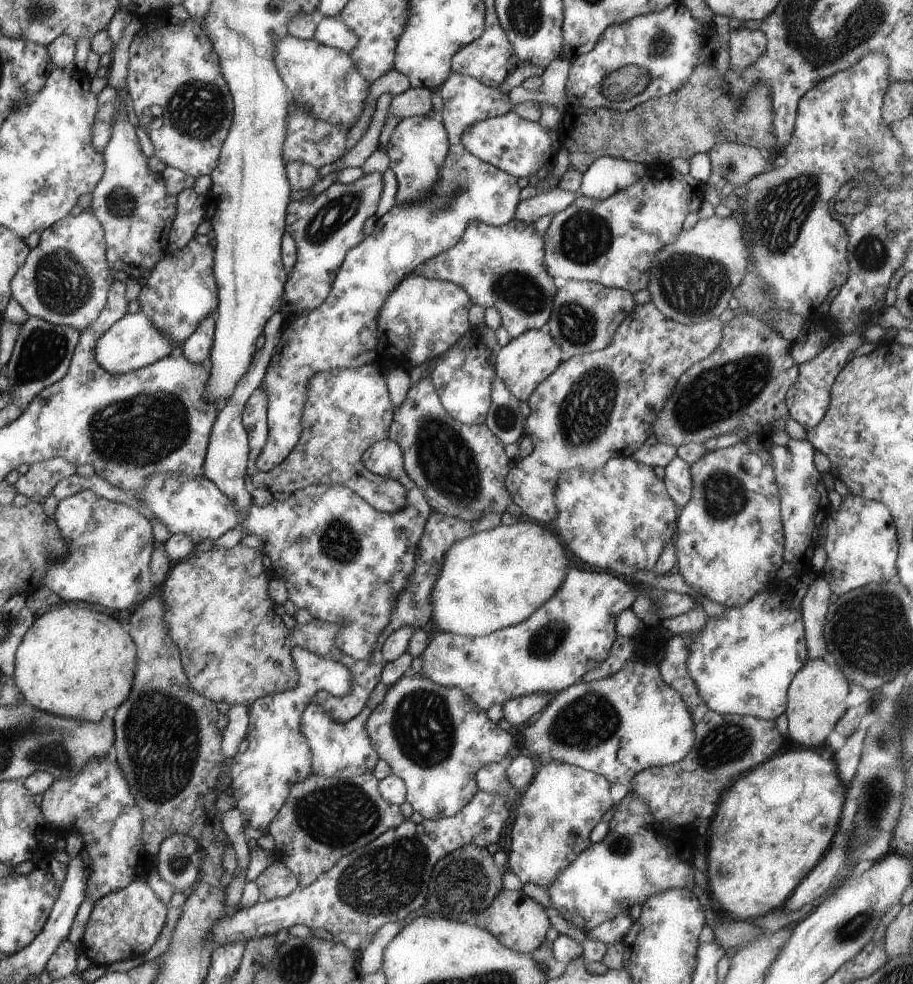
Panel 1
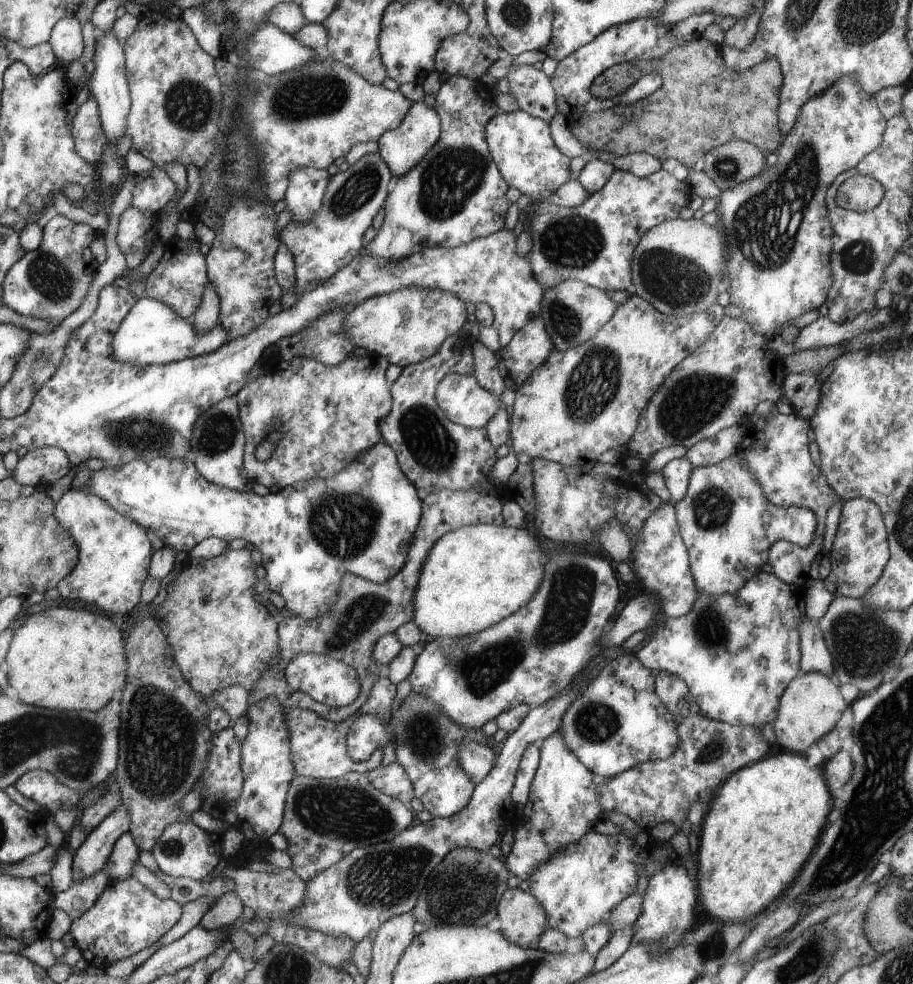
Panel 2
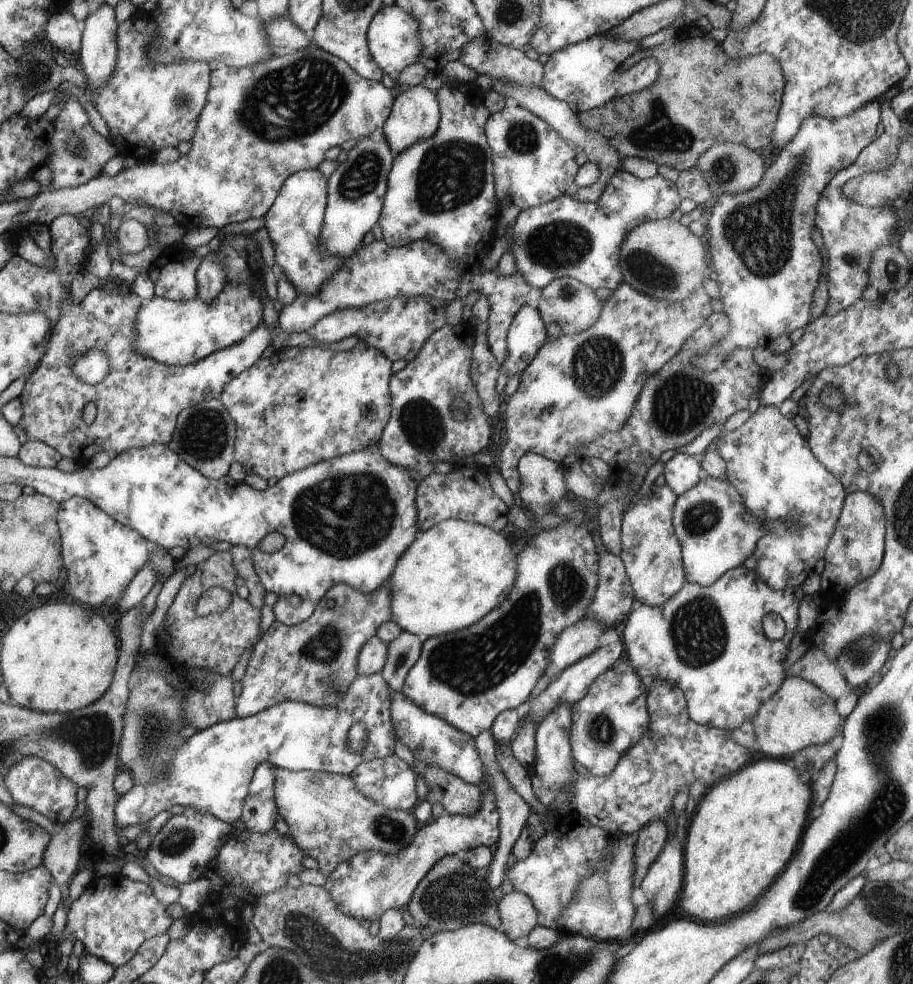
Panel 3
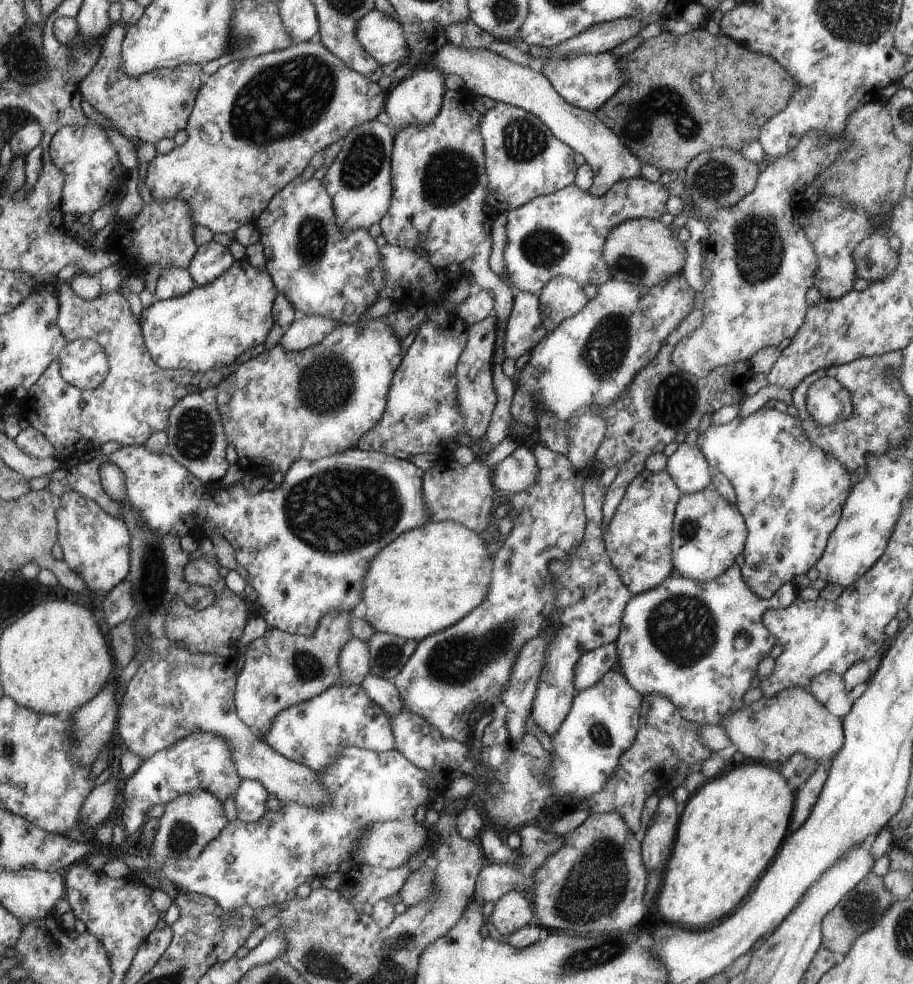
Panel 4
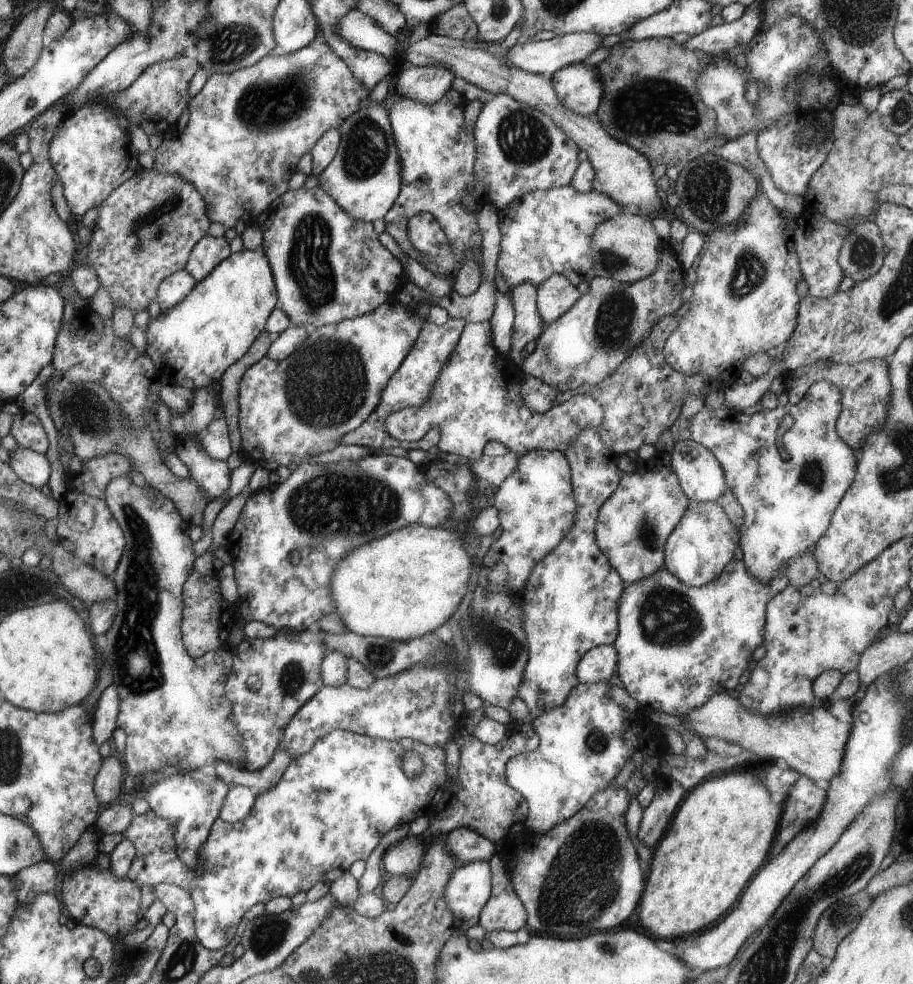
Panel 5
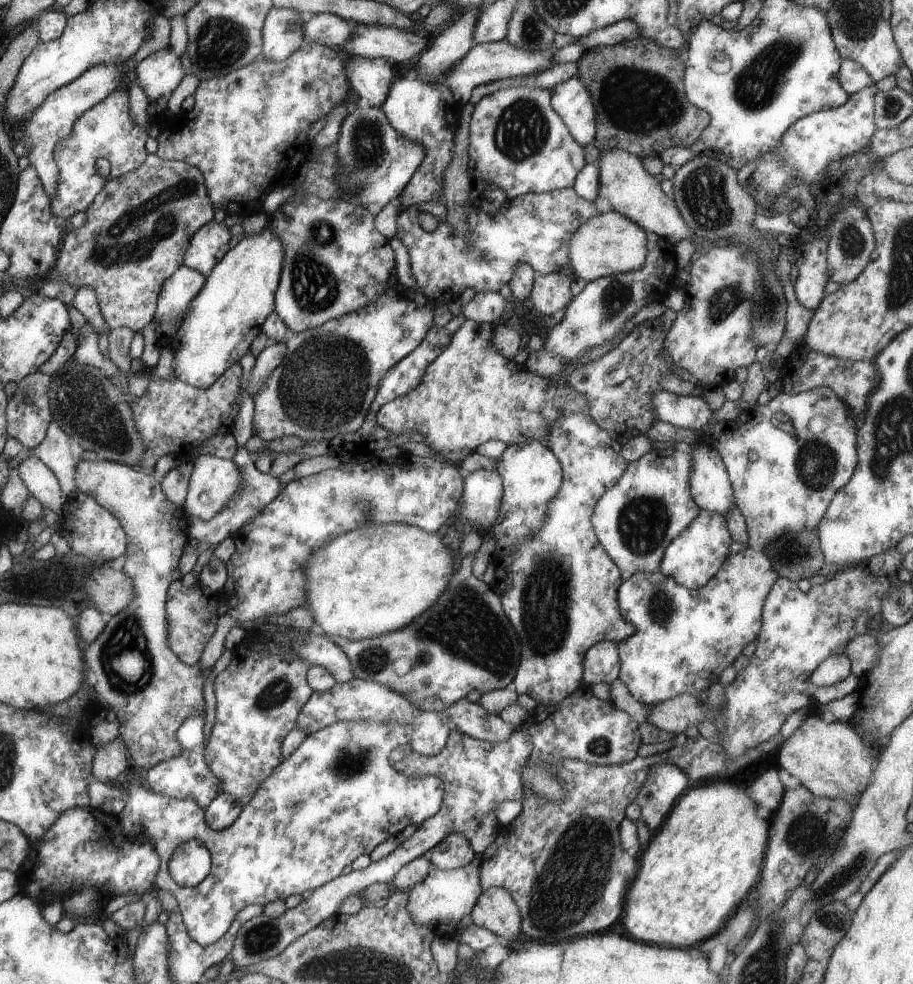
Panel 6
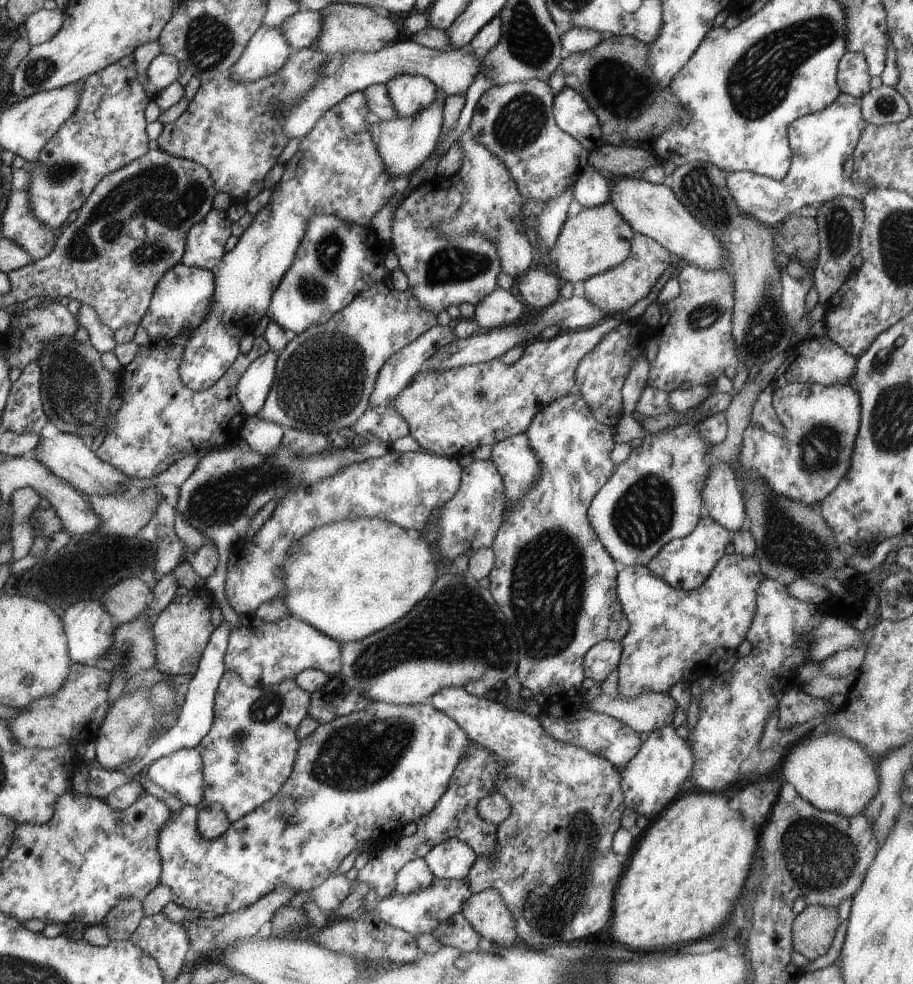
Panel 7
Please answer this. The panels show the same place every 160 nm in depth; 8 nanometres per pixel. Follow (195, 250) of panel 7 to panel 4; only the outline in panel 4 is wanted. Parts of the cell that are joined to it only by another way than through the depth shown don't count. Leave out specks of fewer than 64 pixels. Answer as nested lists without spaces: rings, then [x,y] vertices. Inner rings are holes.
[[[210,241],[199,247],[191,264],[188,265],[192,278],[198,287],[210,285],[222,277],[234,265],[234,256],[220,243]]]

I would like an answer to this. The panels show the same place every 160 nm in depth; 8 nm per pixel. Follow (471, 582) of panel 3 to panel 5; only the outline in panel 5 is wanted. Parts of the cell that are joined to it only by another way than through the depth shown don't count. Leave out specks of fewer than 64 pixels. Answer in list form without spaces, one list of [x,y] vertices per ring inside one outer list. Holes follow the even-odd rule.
[[[414,523],[352,550],[348,560],[339,563],[331,586],[336,613],[323,617],[315,627],[336,636],[352,632],[397,641],[419,639],[456,612],[473,575],[474,562],[458,534]]]

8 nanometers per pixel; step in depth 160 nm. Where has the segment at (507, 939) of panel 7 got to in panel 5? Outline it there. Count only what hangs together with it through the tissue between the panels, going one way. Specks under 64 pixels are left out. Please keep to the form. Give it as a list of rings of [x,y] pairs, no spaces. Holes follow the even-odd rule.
[[[493,862],[491,897],[484,905],[479,923],[486,932],[517,931],[528,921],[524,902],[511,882],[504,864]]]

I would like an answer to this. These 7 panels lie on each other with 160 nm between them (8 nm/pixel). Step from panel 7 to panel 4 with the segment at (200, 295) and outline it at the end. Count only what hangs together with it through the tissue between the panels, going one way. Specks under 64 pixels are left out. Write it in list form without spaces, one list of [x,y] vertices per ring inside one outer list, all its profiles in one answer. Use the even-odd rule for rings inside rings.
[[[173,266],[161,270],[154,292],[164,300],[187,295],[196,286],[188,269]]]

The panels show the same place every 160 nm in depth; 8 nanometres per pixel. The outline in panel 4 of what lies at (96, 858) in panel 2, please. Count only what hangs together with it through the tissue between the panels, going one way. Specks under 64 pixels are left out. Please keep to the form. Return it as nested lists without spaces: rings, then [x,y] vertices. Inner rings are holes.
[[[340,682],[322,694],[278,713],[262,738],[278,754],[291,761],[321,771],[334,765],[337,753],[349,745],[369,751],[395,750],[395,735],[391,719],[365,692],[361,684]],[[209,732],[192,733],[189,737],[176,741],[172,746],[159,750],[144,760],[137,771],[128,778],[122,788],[124,830],[127,835],[138,834],[152,806],[169,803],[193,790],[207,790],[224,803],[228,798],[235,796],[242,784],[240,781],[242,782],[242,778],[237,773],[231,757],[229,742],[224,737]]]

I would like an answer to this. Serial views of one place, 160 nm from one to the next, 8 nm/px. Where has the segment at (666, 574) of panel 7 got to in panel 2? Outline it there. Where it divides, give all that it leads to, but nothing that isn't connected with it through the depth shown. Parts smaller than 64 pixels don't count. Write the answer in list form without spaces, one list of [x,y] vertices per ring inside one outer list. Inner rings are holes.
[[[734,453],[713,465],[692,469],[690,486],[683,501],[674,503],[683,541],[690,552],[691,573],[694,575],[698,592],[711,595],[736,594],[748,579],[755,577],[767,562],[771,546],[778,541],[790,541],[807,547],[815,535],[817,518],[804,507],[781,507],[765,497],[763,486],[756,475],[745,465],[745,458]]]

